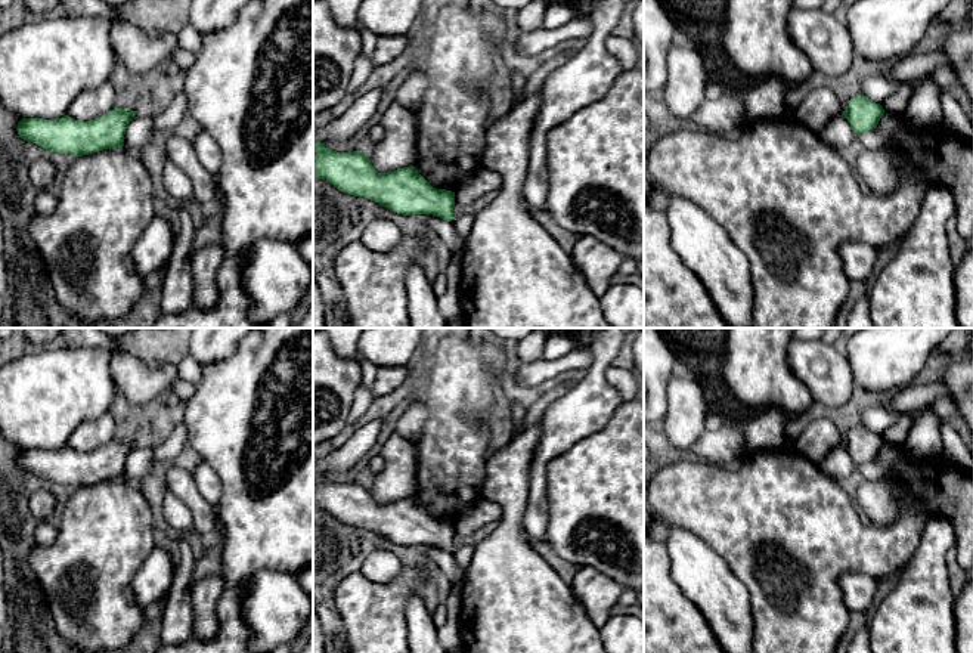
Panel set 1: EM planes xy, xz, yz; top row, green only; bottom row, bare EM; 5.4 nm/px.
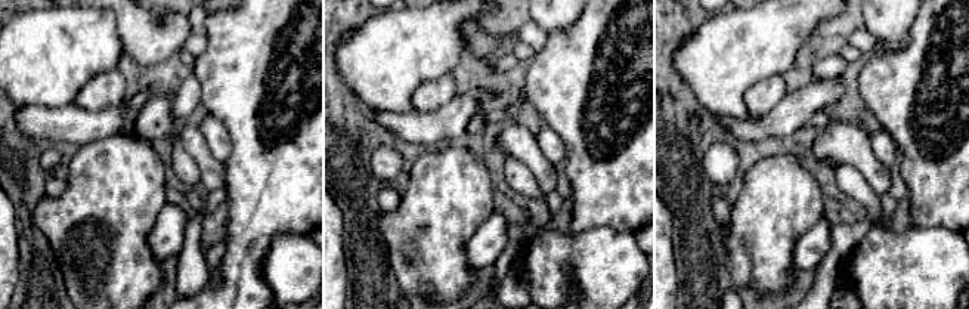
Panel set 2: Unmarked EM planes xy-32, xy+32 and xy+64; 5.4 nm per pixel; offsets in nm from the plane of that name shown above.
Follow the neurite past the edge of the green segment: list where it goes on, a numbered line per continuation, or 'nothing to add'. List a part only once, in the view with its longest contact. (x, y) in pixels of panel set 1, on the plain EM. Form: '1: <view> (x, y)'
nothing to add

